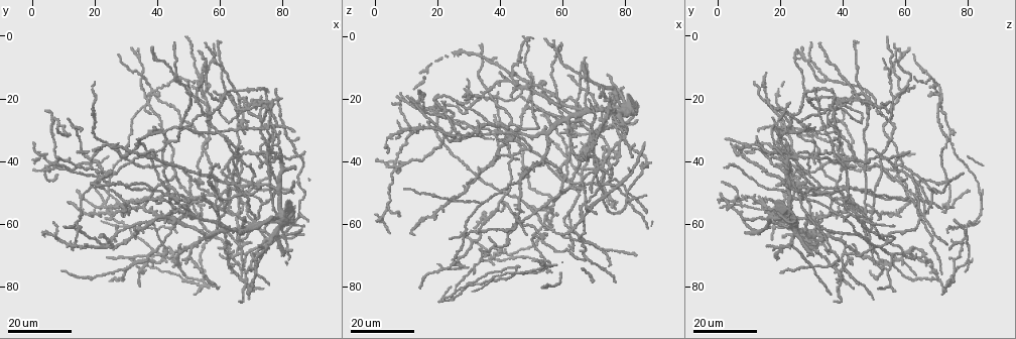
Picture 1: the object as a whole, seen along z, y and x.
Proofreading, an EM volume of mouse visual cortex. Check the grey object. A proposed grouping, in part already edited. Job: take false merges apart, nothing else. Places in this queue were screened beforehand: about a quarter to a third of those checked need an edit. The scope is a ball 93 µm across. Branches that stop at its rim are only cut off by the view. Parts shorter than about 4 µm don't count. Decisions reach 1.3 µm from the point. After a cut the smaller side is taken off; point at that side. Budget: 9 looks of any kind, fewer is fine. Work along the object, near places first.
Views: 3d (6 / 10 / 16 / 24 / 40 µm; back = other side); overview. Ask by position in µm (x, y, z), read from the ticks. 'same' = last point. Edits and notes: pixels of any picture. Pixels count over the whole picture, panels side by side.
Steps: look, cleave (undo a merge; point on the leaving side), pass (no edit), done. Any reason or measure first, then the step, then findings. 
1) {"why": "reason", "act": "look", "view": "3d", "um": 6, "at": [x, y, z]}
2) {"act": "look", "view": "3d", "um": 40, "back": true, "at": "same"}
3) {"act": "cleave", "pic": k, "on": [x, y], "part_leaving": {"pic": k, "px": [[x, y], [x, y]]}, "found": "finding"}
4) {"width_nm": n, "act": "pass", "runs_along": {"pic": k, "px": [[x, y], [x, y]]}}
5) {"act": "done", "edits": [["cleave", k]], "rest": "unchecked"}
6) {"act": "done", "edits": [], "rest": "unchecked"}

{"why": "branch point", "act": "look", "view": "3d", "um": 16, "at": [53.0, 12.5, 55.0]}

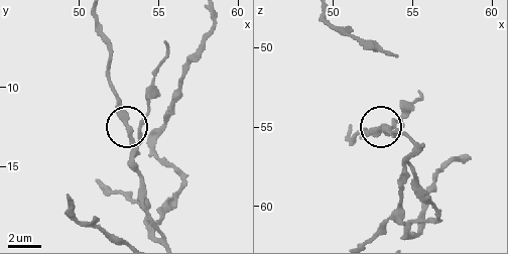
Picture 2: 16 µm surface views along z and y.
{"act": "look", "view": "3d", "um": 6, "at": "same"}

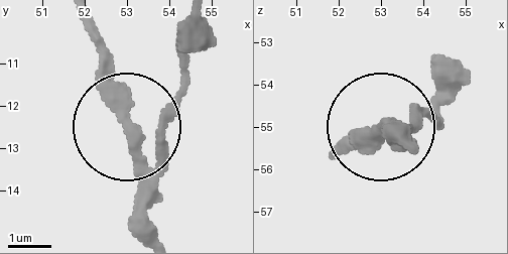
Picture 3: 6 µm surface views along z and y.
{"act": "look", "view": "3d", "um": 6, "back": true, "at": "same"}

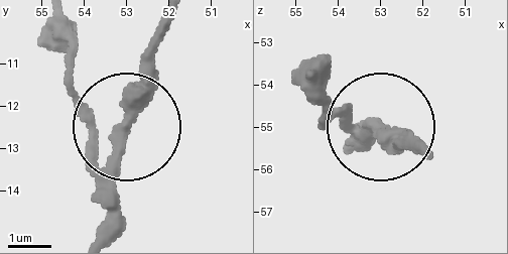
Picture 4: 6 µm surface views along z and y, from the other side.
{"width_nm": 250, "act": "pass", "found": "continuous, no second cell"}

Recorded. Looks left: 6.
{"why": "sudden change in width", "act": "look", "view": "3d", "um": 16, "at": [54.5, 34.5, 54.5]}

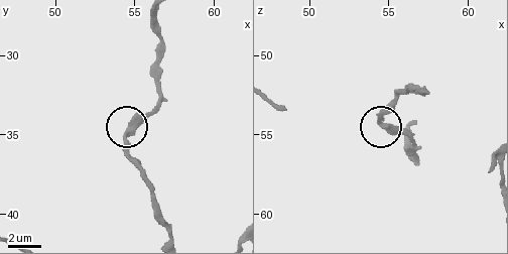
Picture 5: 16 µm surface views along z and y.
{"why": "zoom in", "act": "look", "view": "3d", "um": 6, "at": [54.5, 35.0, 54.2]}

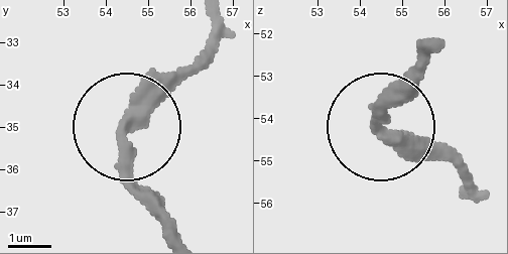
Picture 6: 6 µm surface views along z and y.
{"width_nm": 310, "act": "pass", "runs_along": {"pic": 6, "px": [[178, 233], [131, 178], [128, 135], [200, 51]]}, "found": "one cell here"}

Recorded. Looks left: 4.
{"why": "two arms in line, one across", "act": "look", "view": "3d", "um": 16, "at": [63.0, 45.5, 62.5]}

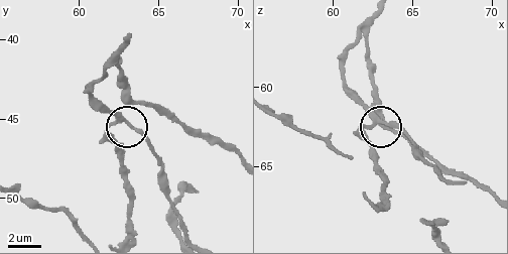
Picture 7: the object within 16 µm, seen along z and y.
{"act": "look", "view": "3d", "um": 10, "at": [63.0, 45.3, 62.2]}

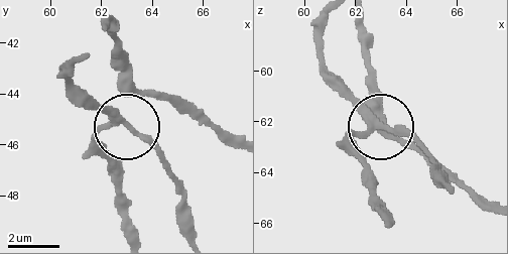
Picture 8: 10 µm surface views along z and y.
{"act": "pass", "found": "all the same cell"}

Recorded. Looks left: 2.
{"why": "two arms in line, one across", "act": "look", "view": "3d", "um": 24, "at": [65.5, 19.5, 44.5]}

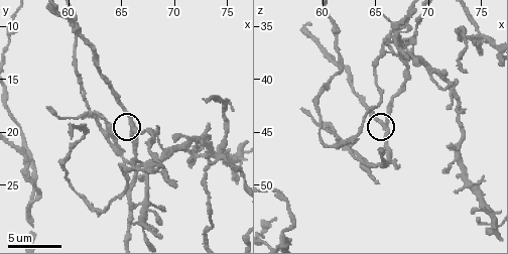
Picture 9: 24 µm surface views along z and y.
{"act": "look", "view": "3d", "um": 10, "at": [66.0, 19.0, 44.4]}

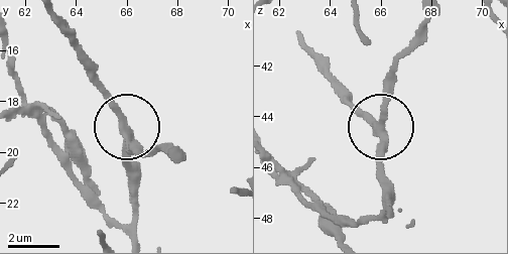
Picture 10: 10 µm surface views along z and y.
{"act": "pass", "runs_along": {"pic": 10, "px": [[134, 233], [128, 133], [134, 152]]}, "found": "continuous, no second cell"}

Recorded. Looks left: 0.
{"act": "done", "edits": [], "rest": "unchecked"}

